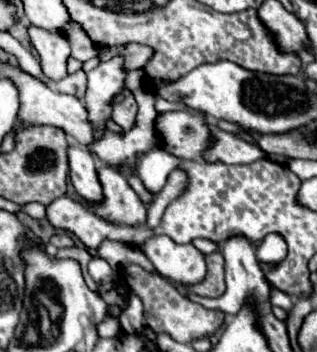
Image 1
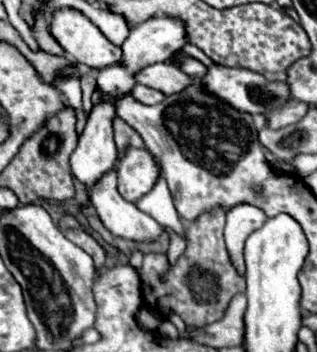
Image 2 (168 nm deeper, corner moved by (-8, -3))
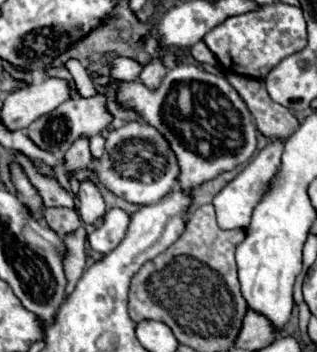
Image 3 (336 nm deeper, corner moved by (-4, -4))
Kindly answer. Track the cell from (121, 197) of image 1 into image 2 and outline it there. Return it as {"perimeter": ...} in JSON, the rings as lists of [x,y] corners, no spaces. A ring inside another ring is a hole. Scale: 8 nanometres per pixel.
{"perimeter":[[[130,148],[118,162],[118,192],[124,200],[136,202],[152,190],[160,174],[156,158],[144,148]]]}

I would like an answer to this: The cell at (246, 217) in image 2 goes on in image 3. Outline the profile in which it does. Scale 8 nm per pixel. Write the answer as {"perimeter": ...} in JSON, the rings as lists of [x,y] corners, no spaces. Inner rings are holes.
{"perimeter":[[[268,139],[266,147],[246,165],[246,169],[236,177],[232,179],[212,201],[214,209],[216,209],[216,219],[218,219],[218,225],[222,229],[244,229],[250,225],[250,217],[252,217],[252,211],[254,207],[258,205],[258,201],[262,199],[262,195],[268,191],[268,183],[270,179],[274,177],[274,173],[278,171],[280,167],[280,157],[282,157],[282,147],[284,147],[284,141],[282,139]]]}

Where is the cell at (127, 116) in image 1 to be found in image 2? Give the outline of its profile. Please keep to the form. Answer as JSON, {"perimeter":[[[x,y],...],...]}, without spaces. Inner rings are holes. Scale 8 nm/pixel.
{"perimeter":[[[138,84],[134,90],[132,90],[132,96],[136,96],[136,100],[140,100],[140,104],[160,104],[160,100],[164,100],[164,94],[158,92],[158,90],[152,90],[148,86],[142,86]]]}

